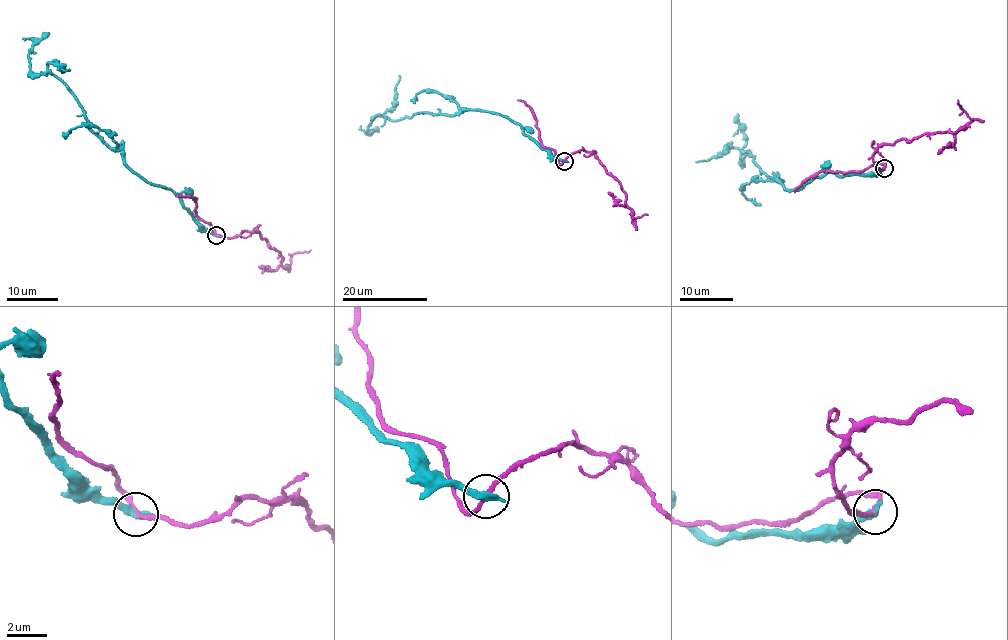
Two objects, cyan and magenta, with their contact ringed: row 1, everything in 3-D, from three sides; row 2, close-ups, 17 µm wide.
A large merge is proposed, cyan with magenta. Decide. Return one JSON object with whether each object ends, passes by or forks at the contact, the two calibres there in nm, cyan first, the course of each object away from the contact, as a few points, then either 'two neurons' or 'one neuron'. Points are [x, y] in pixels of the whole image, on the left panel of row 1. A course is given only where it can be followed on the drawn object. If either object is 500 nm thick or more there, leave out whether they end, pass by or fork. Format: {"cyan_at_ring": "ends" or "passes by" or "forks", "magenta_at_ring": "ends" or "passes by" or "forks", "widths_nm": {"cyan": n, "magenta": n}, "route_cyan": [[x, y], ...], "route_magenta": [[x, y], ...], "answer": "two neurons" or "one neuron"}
{"cyan_at_ring": "ends", "magenta_at_ring": "passes by", "widths_nm": {"cyan": 400, "magenta": 180}, "route_cyan": [[216, 235], [180, 195], [150, 184], [103, 144], [54, 75], [30, 71], [28, 52], [49, 33]], "route_magenta": [[216, 235], [259, 233], [279, 251], [284, 268], [294, 254], [311, 250]], "answer": "two neurons"}

